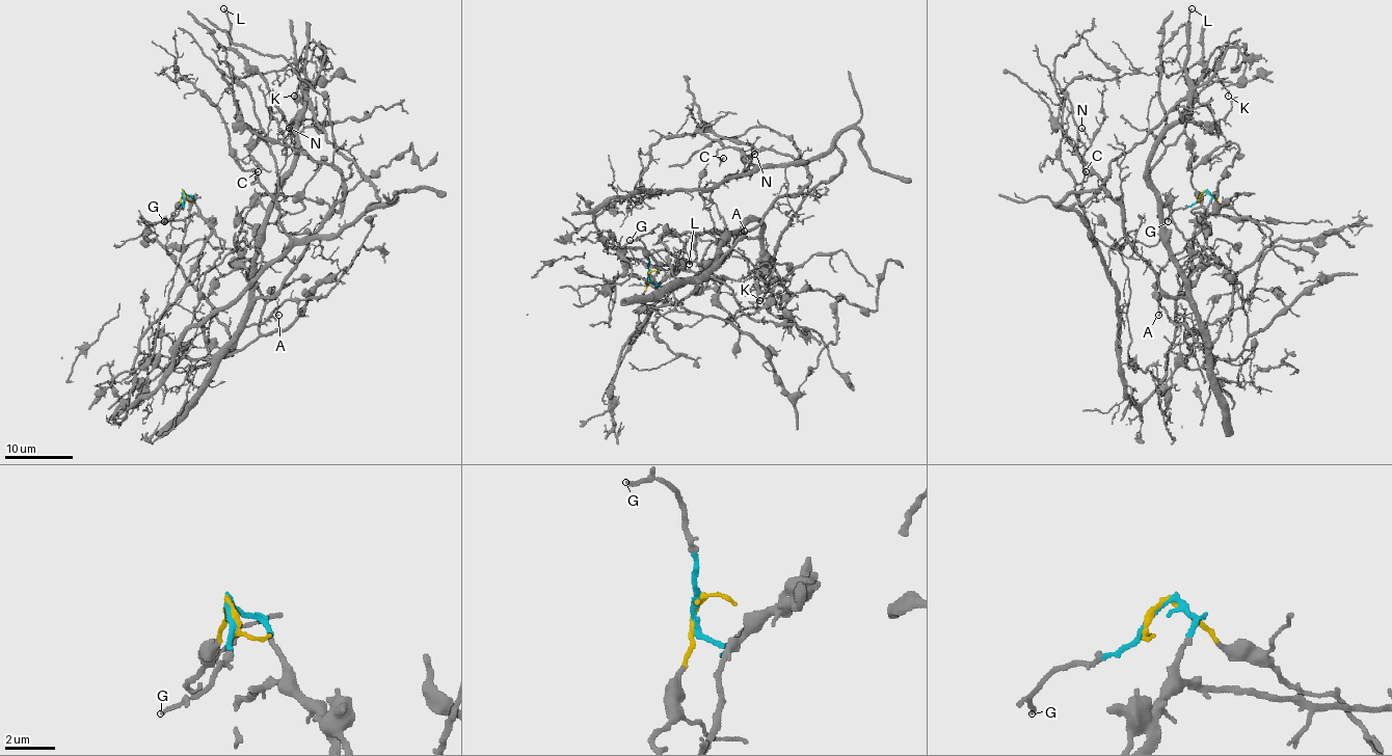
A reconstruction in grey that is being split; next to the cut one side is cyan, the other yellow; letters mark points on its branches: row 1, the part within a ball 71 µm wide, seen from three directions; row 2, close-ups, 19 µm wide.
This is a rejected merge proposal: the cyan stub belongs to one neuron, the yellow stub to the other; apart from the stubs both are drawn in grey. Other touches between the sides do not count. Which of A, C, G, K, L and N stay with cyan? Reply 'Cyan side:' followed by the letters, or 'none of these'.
Cyan side: C, G, N

